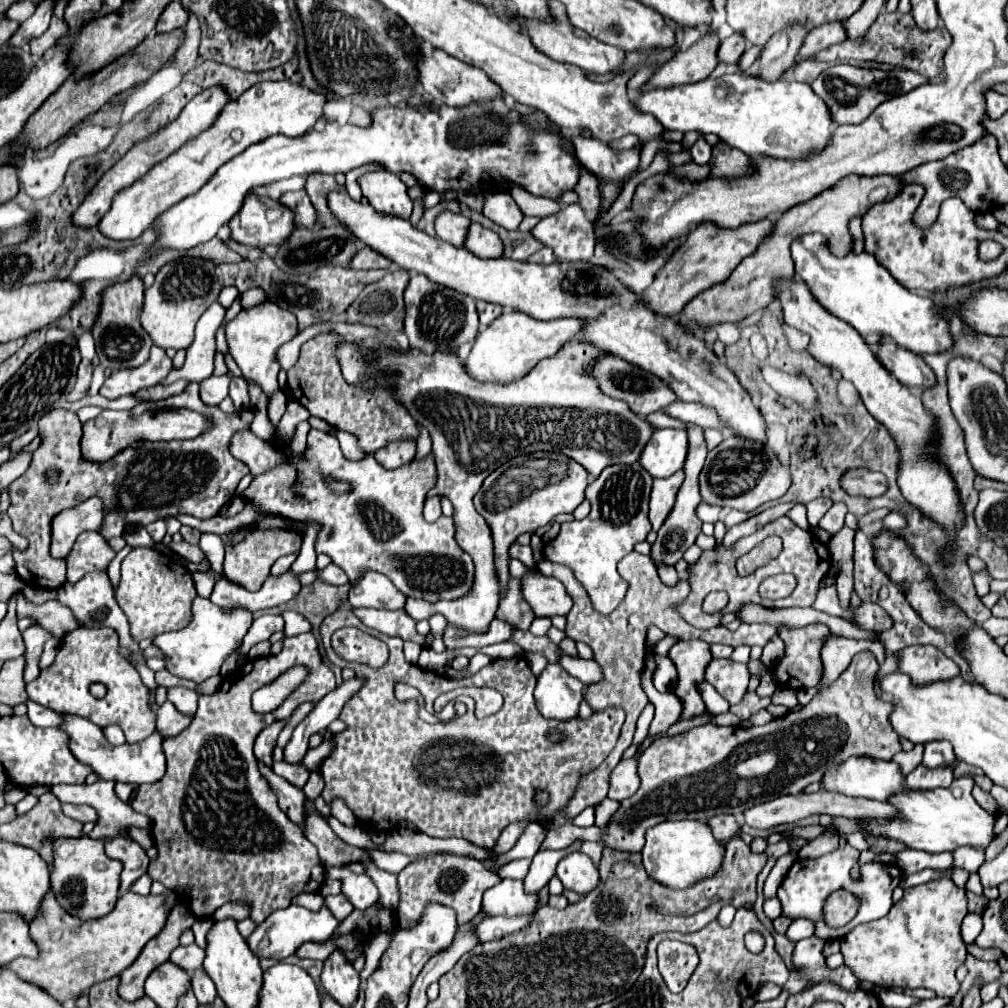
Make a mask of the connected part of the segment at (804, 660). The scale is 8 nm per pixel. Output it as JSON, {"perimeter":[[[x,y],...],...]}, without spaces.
{"perimeter":[[[809,624],[809,626],[803,626],[803,628],[779,626],[777,636],[785,642],[785,654],[779,658],[779,662],[771,670],[775,684],[779,688],[793,688],[793,690],[817,686],[819,680],[821,680],[821,672],[823,672],[821,644],[829,636],[829,628],[825,624]]]}

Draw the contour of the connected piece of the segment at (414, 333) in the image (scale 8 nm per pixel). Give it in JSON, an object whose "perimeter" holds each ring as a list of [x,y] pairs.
{"perimeter":[[[411,274],[409,286],[405,290],[405,308],[405,334],[409,338],[409,346],[415,352],[451,352],[477,336],[479,314],[475,300],[441,284],[433,284],[431,280],[427,280],[427,276]]]}

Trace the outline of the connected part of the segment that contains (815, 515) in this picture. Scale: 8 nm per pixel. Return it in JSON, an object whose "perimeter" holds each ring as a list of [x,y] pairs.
{"perimeter":[[[817,498],[817,500],[811,500],[807,504],[807,518],[809,518],[809,524],[815,528],[819,524],[819,520],[825,516],[825,512],[833,506],[833,500],[829,498]]]}

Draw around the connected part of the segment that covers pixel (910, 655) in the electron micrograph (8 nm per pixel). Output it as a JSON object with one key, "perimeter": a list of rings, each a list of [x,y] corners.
{"perimeter":[[[909,646],[901,650],[899,670],[909,674],[915,684],[949,680],[959,674],[959,666],[933,646]]]}

